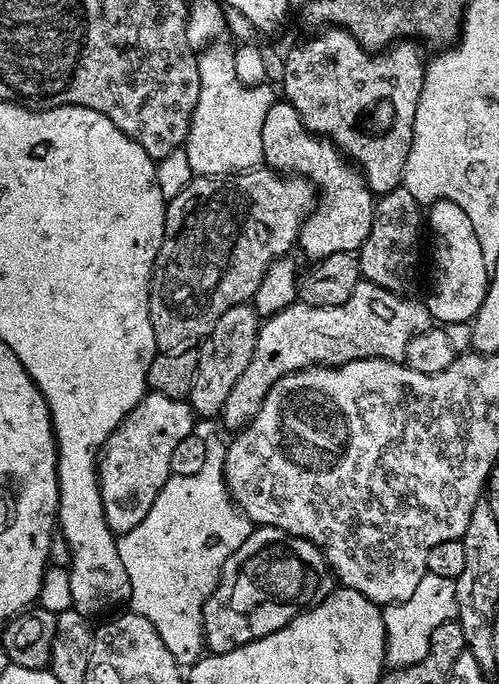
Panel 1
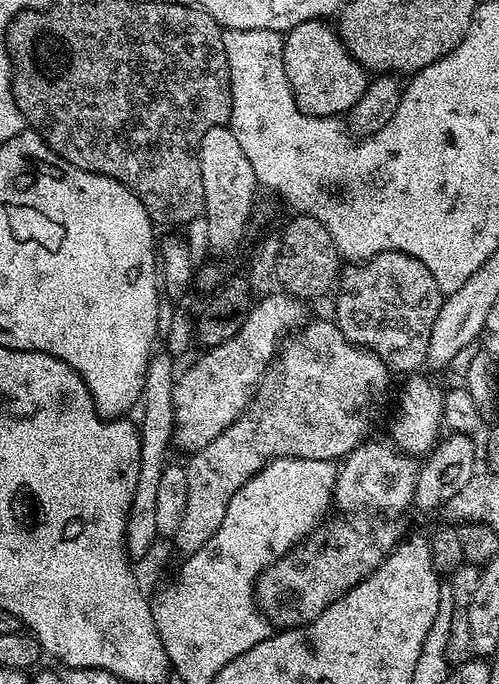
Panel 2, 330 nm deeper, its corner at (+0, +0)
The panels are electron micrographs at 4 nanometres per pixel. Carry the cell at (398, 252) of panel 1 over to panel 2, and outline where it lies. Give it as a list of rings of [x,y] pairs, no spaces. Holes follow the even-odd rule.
[[[383,252],[349,268],[352,269],[349,272],[347,269],[338,280],[340,297],[336,300],[334,323],[350,343],[375,352],[376,357],[393,373],[419,373],[428,363],[430,330],[434,330],[434,322],[442,303],[442,293],[438,282],[434,282],[434,274],[430,274],[430,270],[426,270],[426,266],[418,262],[418,258],[401,252]]]

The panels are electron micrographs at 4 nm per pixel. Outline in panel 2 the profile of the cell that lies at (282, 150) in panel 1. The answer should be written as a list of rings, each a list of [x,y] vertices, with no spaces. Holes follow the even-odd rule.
[[[323,19],[307,20],[289,30],[284,36],[284,65],[294,102],[307,116],[339,117],[351,112],[370,83],[369,73],[340,41],[339,31]]]

